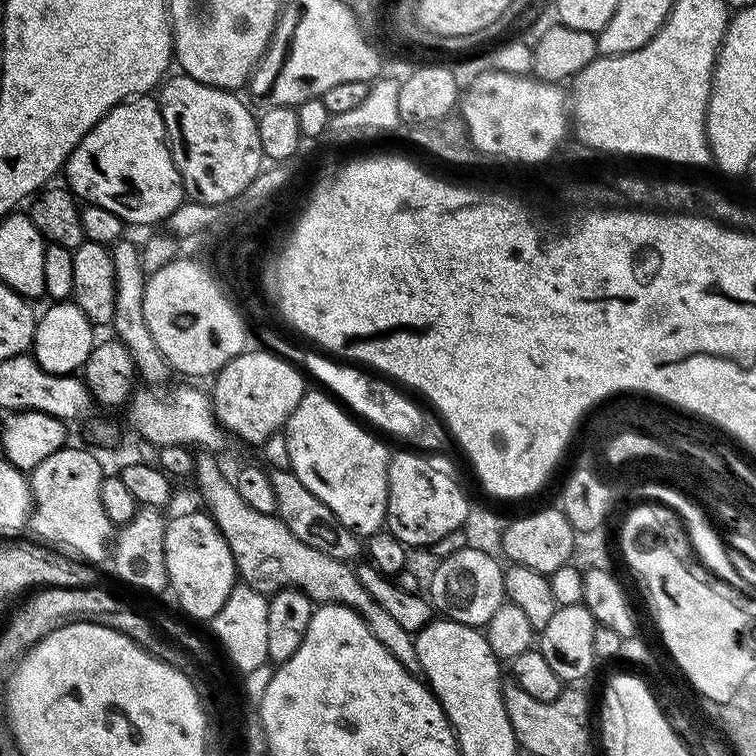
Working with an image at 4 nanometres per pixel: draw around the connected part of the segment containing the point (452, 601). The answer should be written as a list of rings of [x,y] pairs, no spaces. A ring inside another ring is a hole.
[[[469,547],[441,559],[432,572],[432,581],[428,584],[427,595],[433,609],[441,617],[459,624],[469,624],[471,628],[488,624],[490,618],[494,618],[494,610],[506,603],[504,568],[498,560],[495,555]]]

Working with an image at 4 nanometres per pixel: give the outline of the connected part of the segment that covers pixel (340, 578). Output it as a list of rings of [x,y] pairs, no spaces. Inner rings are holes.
[[[200,454],[194,460],[194,481],[200,496],[204,499],[203,507],[218,526],[222,538],[230,546],[230,554],[236,563],[239,579],[254,591],[271,594],[281,592],[283,588],[298,588],[305,592],[317,605],[341,604],[353,608],[370,626],[374,638],[402,662],[402,666],[413,674],[422,673],[422,662],[418,662],[418,650],[413,633],[402,630],[401,624],[393,618],[370,594],[366,594],[366,586],[356,576],[356,568],[351,563],[330,558],[330,554],[322,554],[322,550],[314,550],[314,546],[306,546],[306,542],[298,542],[290,530],[275,514],[258,514],[242,502],[235,483],[224,477],[217,457],[212,454]]]

